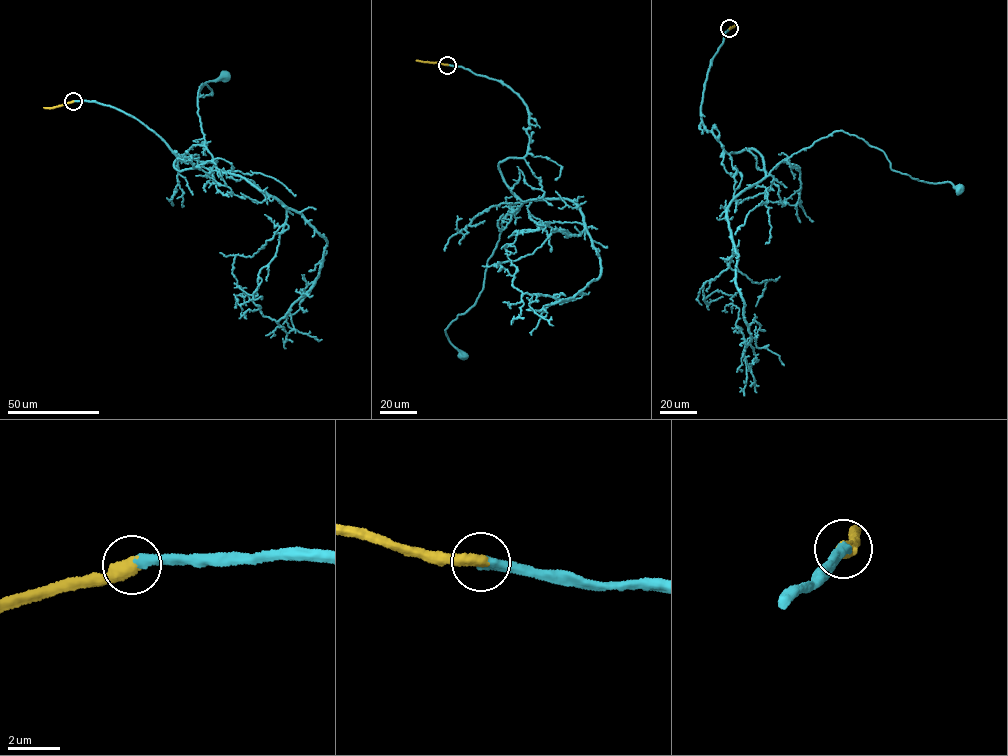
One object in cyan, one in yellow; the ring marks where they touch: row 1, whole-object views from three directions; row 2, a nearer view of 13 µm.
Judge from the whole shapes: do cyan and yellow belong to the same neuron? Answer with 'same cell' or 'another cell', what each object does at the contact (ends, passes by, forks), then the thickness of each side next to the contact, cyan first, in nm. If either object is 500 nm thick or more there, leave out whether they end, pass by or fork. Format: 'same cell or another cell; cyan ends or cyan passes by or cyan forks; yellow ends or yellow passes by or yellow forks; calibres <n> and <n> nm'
same cell; calibres 400 and 550 nm

